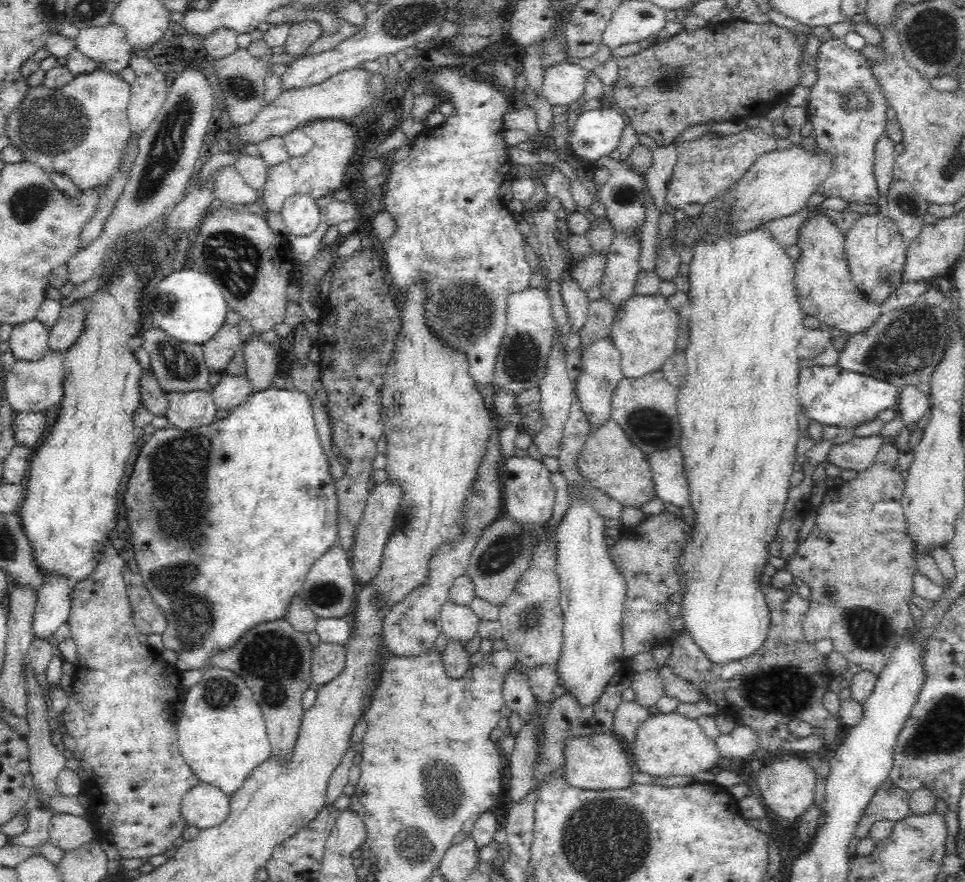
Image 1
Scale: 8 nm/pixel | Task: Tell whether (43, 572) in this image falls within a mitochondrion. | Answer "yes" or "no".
no

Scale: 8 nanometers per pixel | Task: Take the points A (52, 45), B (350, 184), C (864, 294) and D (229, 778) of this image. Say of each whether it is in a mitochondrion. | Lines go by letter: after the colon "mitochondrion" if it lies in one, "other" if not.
A: other
B: other
C: other
D: other

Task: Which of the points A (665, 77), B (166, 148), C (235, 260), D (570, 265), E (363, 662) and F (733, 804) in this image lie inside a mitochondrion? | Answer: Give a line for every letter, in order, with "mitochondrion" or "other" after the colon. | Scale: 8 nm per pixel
A: mitochondrion
B: mitochondrion
C: mitochondrion
D: other
E: other
F: other

